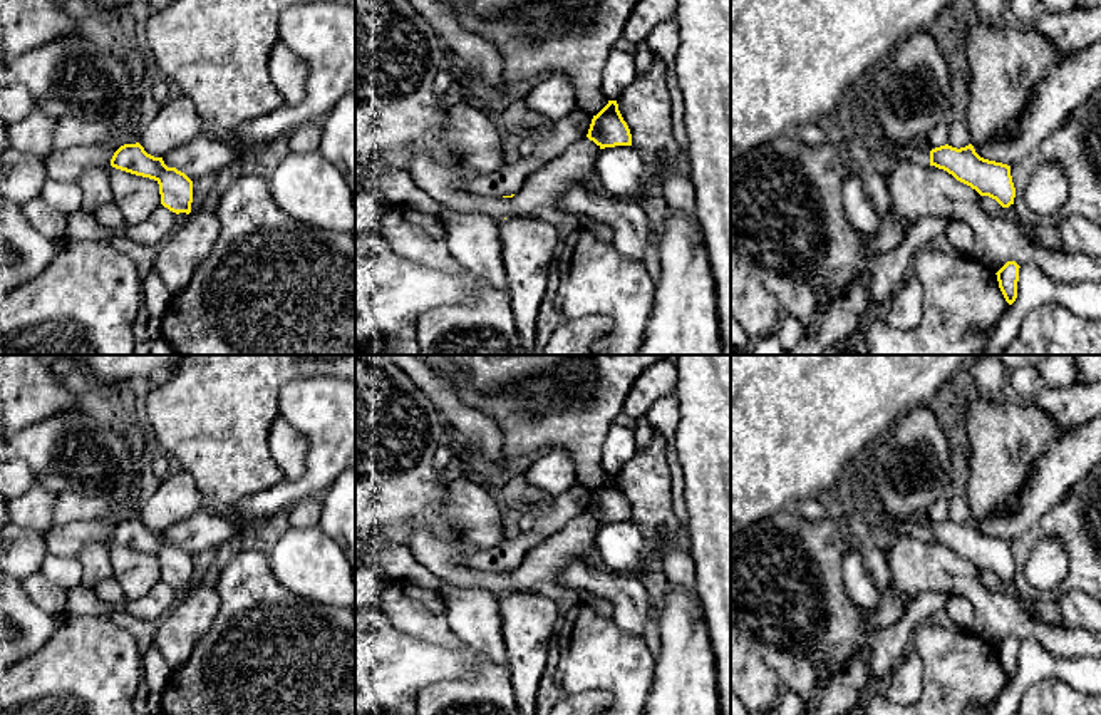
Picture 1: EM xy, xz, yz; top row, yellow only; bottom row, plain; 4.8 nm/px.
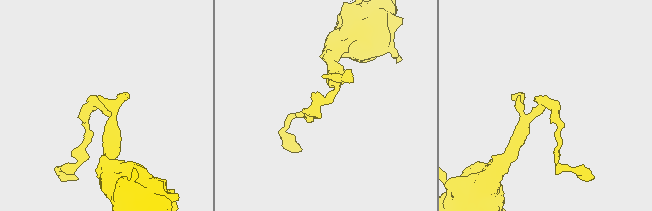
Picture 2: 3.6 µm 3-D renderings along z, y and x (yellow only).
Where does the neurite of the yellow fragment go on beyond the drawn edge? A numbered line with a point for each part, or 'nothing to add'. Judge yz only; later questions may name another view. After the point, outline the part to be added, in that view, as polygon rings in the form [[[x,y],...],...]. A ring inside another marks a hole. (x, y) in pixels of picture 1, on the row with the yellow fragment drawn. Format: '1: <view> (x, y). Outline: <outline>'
1: yz (909, 91). Outline: [[[923,28],[903,39],[868,70],[861,112],[873,119],[876,146],[895,152],[900,162],[928,166],[930,152],[923,149],[923,139],[943,122],[950,104],[952,75],[945,50],[942,42]]]

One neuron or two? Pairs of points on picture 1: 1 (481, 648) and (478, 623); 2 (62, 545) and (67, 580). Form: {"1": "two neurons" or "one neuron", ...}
{"1": "one neuron", "2": "two neurons"}

